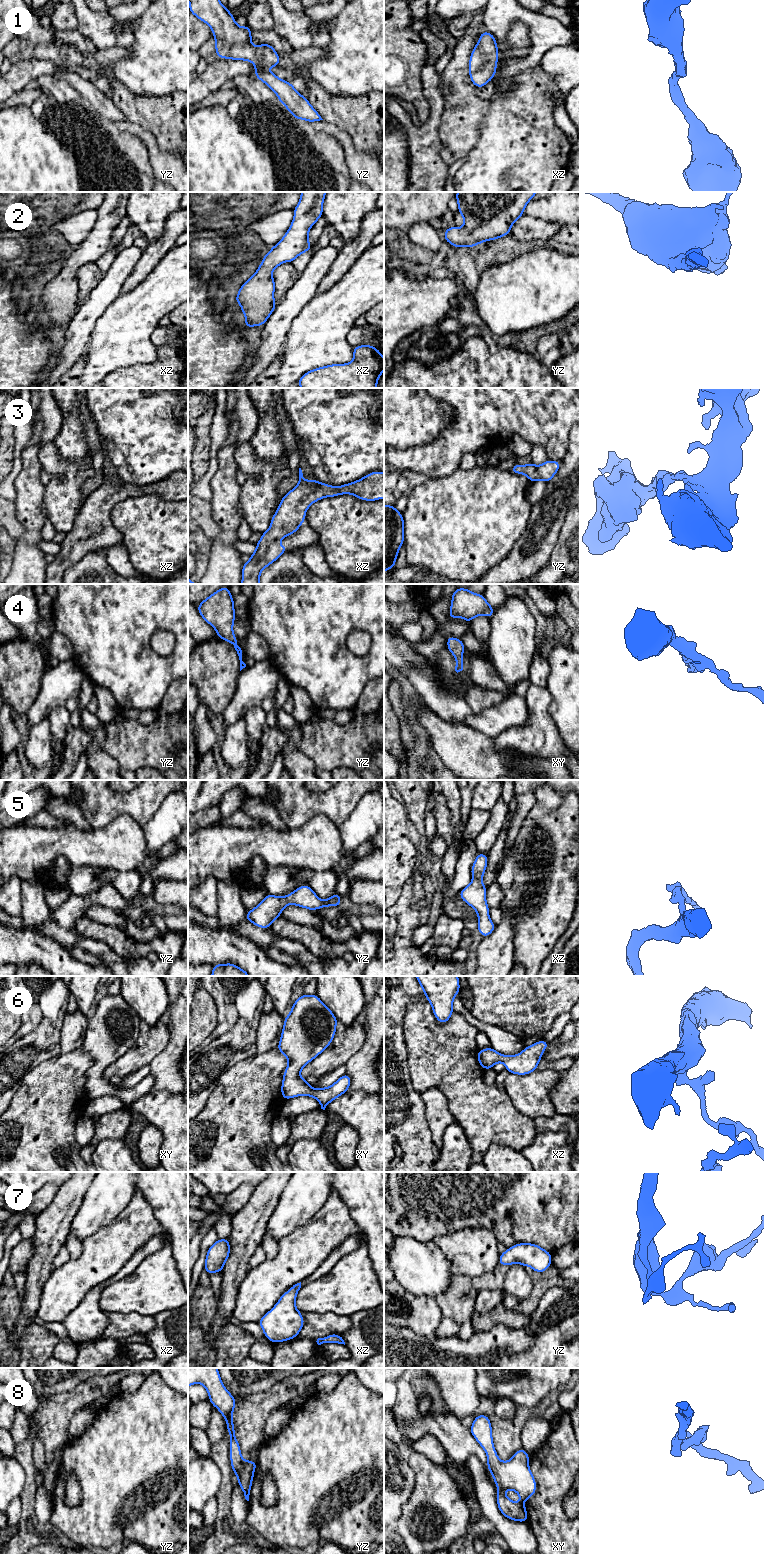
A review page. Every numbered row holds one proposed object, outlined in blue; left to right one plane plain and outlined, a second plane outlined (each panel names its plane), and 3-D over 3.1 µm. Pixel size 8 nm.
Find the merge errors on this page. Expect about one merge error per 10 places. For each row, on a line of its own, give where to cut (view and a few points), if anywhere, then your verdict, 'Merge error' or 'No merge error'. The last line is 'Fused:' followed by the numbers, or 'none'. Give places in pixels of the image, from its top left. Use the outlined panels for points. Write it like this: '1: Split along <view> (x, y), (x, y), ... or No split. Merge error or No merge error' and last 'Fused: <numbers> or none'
1: No split. No merge error
2: No split. No merge error
3: No split. No merge error
4: No split. No merge error
5: No split. No merge error
6: No split. No merge error
7: No split. No merge error
8: No split. No merge error
Fused: none

